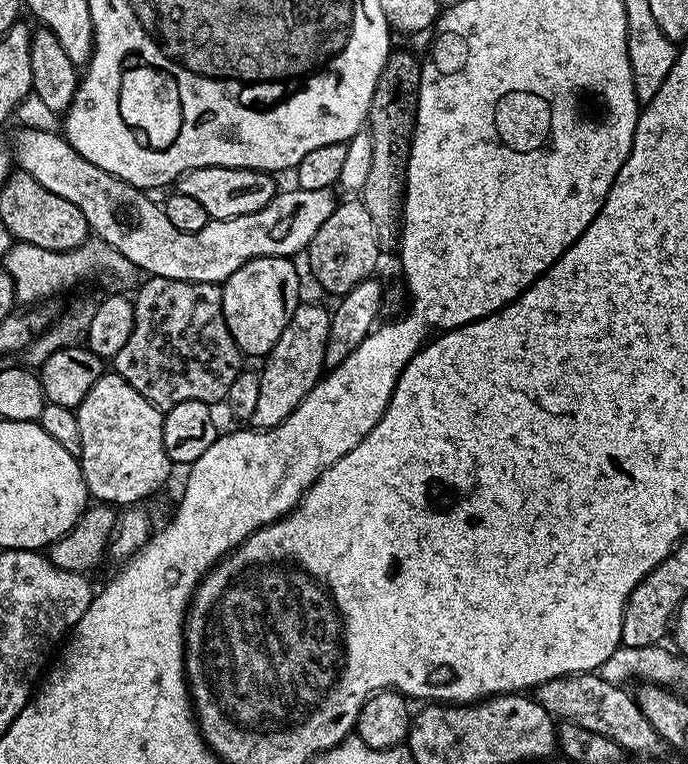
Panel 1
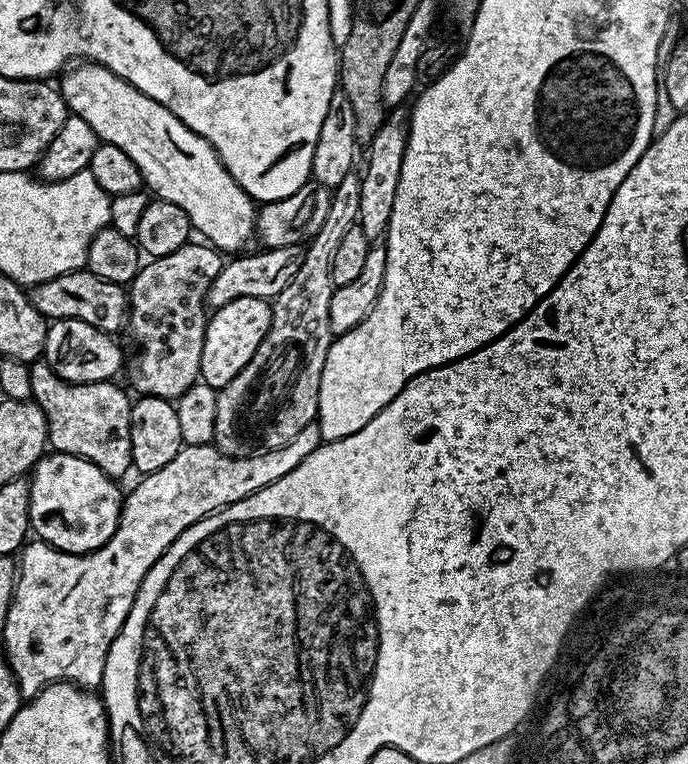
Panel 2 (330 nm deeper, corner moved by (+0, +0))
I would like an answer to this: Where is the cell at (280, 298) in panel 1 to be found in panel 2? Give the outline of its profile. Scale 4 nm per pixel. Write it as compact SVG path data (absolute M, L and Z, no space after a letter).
M234 298L208 316L202 346L200 380L215 390L227 386L251 358L271 328L273 305L262 298Z

